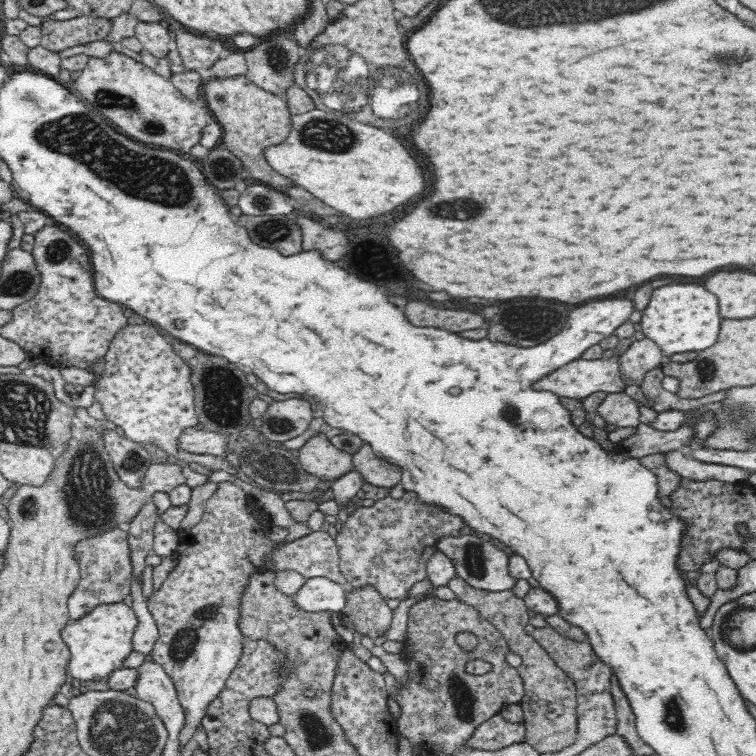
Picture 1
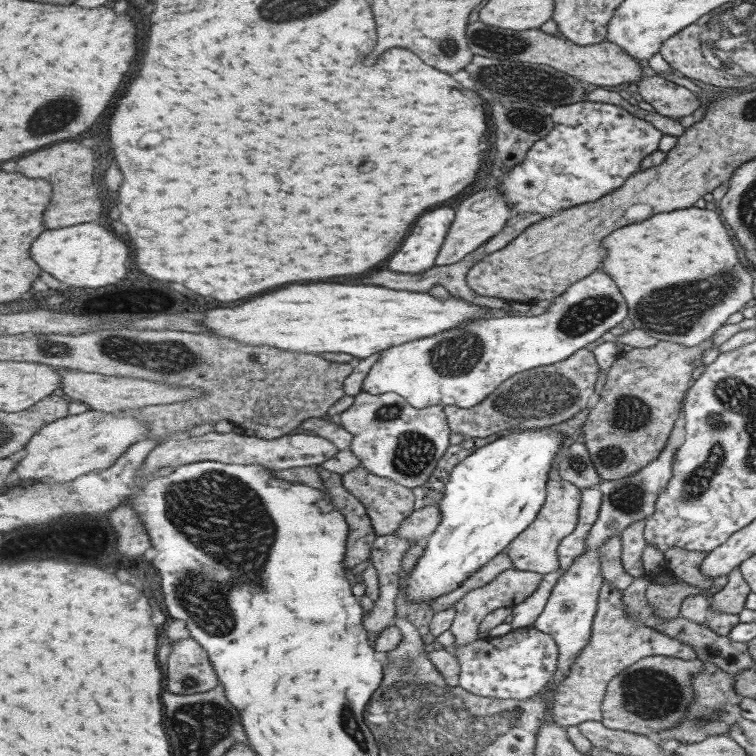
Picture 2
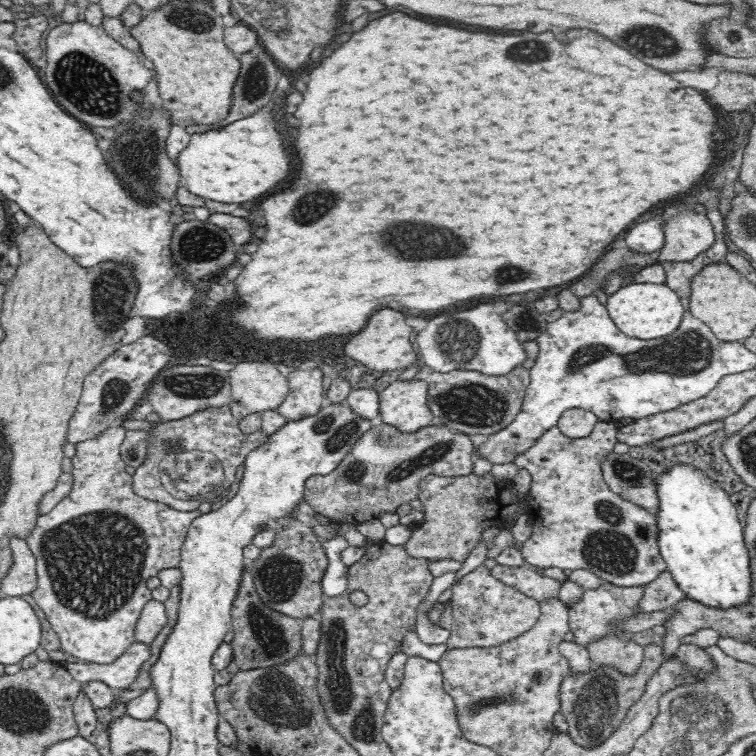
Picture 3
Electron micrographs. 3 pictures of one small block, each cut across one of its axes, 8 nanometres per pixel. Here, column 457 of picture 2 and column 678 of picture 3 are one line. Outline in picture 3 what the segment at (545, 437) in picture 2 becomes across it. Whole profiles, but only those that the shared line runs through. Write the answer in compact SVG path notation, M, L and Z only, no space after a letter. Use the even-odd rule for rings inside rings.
M678 464L670 467L665 473L657 474L660 512L655 515L659 522L660 553L666 563L667 571L676 581L676 588L684 593L693 604L704 605L705 609L728 610L743 609L751 604L755 593L751 577L751 558L743 527L738 519L734 504L729 495L700 469L692 465Z

